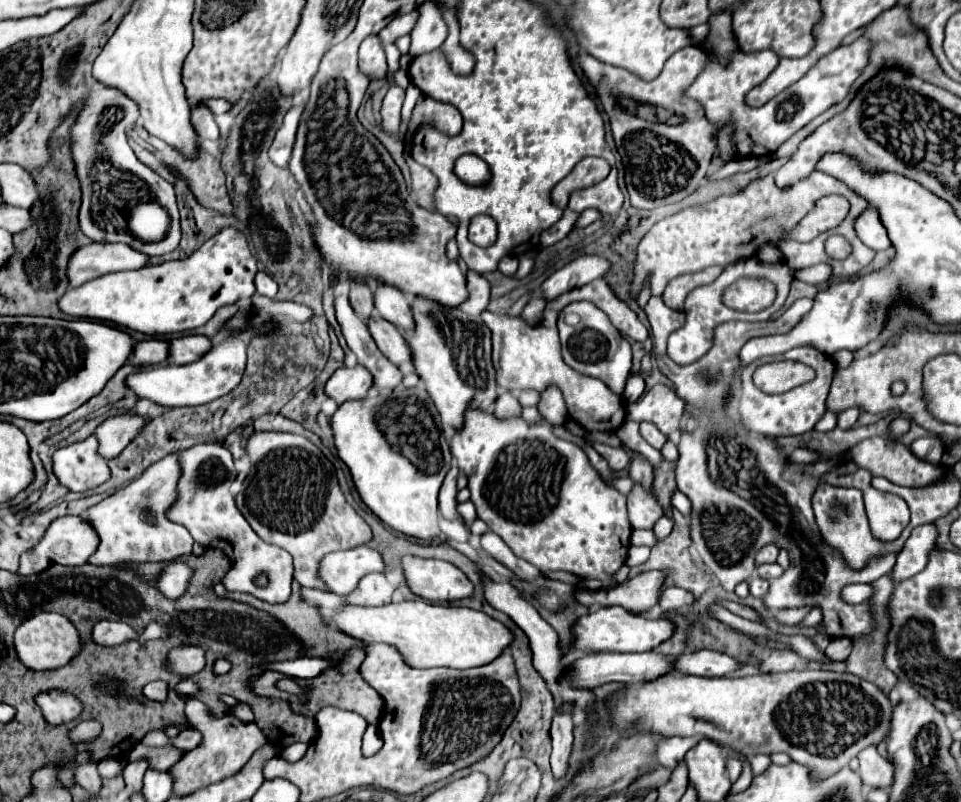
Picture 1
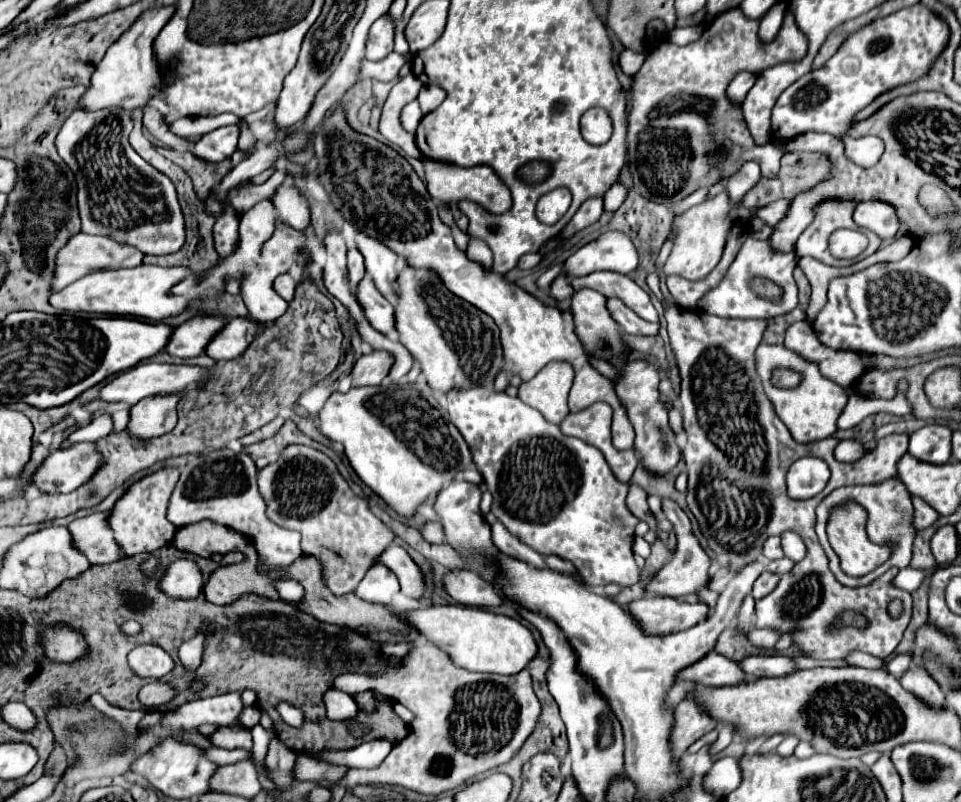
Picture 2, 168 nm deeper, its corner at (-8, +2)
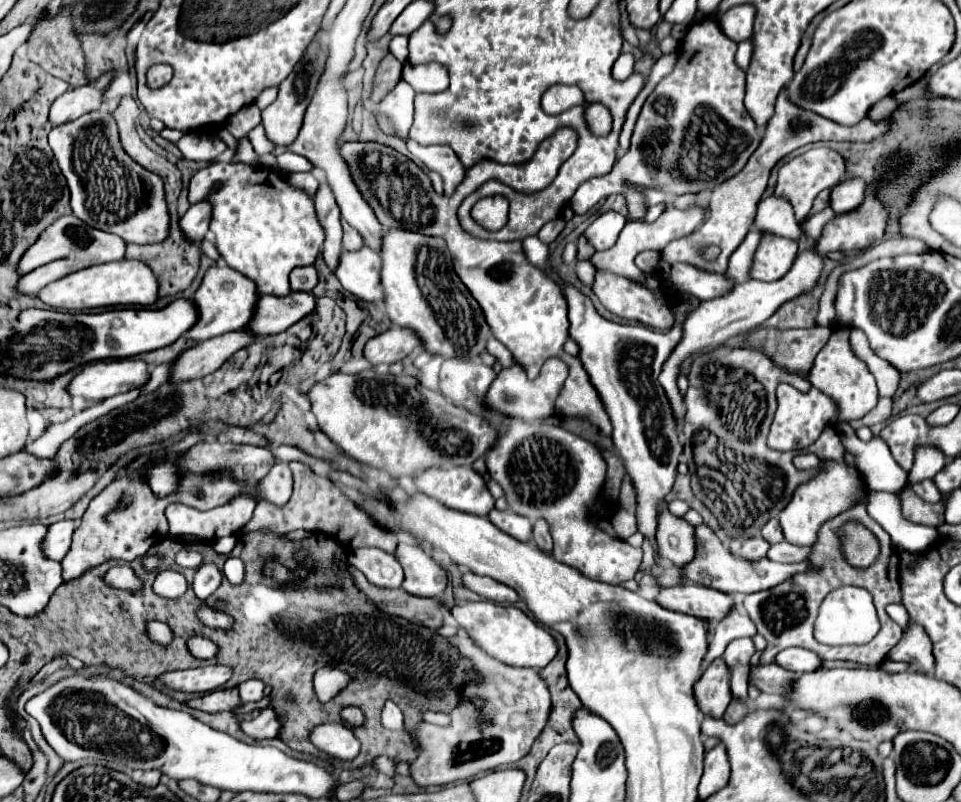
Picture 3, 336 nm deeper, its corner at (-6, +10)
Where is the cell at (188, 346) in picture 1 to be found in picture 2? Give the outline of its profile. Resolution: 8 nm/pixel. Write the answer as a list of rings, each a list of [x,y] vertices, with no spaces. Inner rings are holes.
[[[233,319],[207,343],[205,355],[215,361],[235,359],[247,349],[259,331],[261,327],[249,319]]]

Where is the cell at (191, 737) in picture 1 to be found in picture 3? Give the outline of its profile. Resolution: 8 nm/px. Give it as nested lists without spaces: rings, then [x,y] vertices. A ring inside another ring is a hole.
[[[261,709],[261,713],[255,719],[245,719],[241,723],[243,731],[255,739],[273,739],[281,731],[281,717],[271,709]]]

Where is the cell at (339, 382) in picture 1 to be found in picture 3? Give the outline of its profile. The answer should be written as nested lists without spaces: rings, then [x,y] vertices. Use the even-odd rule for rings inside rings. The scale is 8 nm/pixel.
[[[391,327],[365,345],[365,359],[371,365],[391,365],[405,359],[419,347],[423,349],[423,341],[415,331],[407,327]]]

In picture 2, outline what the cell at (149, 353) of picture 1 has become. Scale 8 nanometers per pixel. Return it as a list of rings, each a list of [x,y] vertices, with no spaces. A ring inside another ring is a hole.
[[[195,317],[177,329],[173,329],[173,335],[169,337],[169,343],[165,347],[165,353],[181,359],[197,357],[203,353],[205,343],[225,325],[225,319],[219,317]]]

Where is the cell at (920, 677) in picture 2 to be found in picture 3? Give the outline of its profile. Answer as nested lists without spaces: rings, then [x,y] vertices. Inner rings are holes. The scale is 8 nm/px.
[[[909,619],[909,625],[905,627],[901,641],[889,651],[889,659],[911,663],[919,671],[929,673],[935,663],[931,649],[933,649],[931,639],[925,633],[925,629],[919,623],[915,623],[913,619]]]

